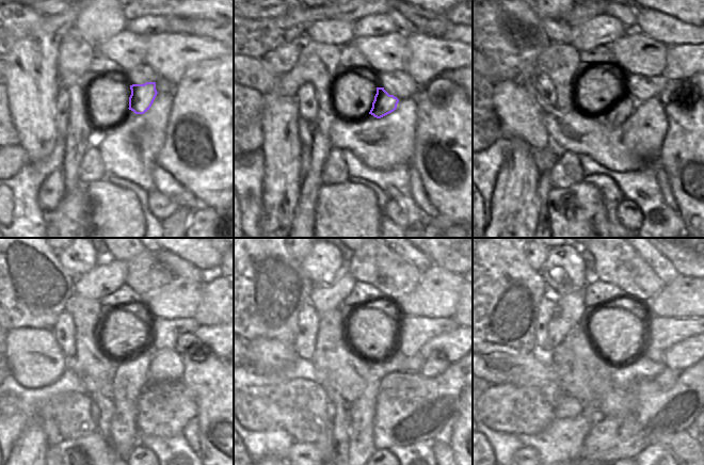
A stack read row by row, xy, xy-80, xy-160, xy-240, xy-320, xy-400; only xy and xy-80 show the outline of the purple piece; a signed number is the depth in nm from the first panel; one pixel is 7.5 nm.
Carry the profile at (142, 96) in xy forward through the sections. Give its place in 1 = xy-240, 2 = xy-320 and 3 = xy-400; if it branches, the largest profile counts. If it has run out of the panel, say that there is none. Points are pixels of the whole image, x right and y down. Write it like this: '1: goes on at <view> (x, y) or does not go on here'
1: goes on at xy-240 (130, 379)
2: goes on at xy-320 (363, 409)
3: goes on at xy-400 (602, 388)

